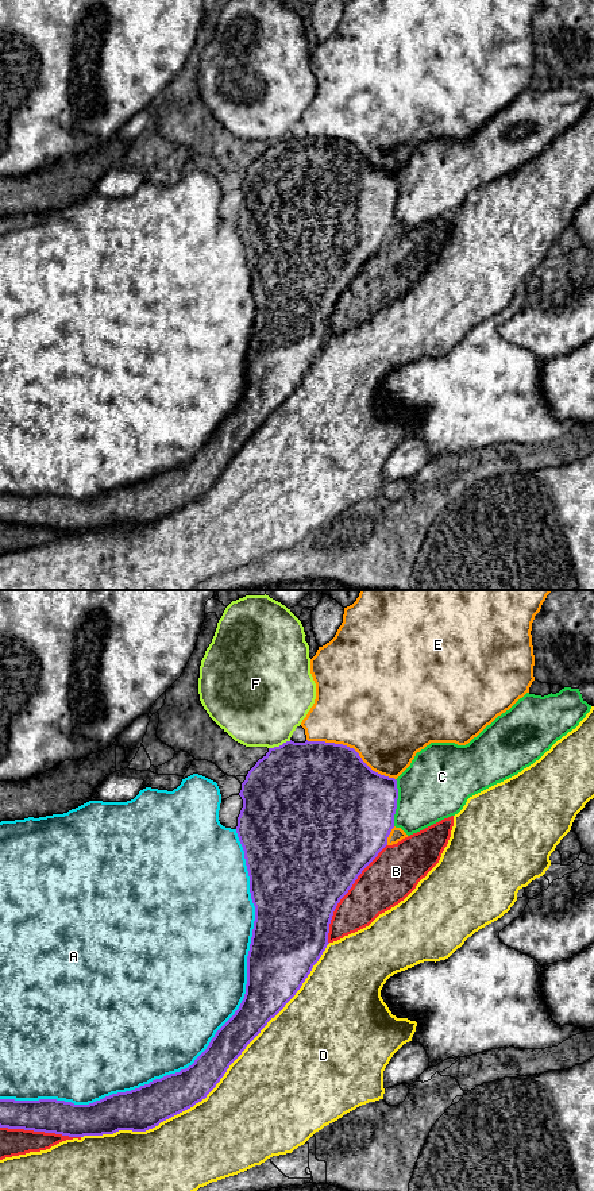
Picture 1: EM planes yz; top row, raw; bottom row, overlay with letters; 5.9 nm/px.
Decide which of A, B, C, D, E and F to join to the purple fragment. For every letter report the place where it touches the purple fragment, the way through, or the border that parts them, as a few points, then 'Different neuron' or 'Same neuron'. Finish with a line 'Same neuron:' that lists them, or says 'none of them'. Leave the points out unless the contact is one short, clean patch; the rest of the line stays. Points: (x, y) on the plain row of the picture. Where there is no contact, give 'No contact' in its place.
A: Touches purple at yz (209, 438). Different neuron
B: Touches purple at yz (346, 288). Different neuron
C: Touches purple at yz (396, 197). Different neuron
D: Touches purple at yz (219, 475). Different neuron
E: Touches purple at yz (351, 143). Different neuron
F: Touches purple at yz (280, 141). Boundary: yz (290, 135), (269, 143). Different neuron
Same neuron: none of them

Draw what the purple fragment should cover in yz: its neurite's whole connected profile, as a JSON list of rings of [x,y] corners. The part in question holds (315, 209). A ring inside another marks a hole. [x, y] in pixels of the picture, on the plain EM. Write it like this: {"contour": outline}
{"contour": [[[286,136],[256,157],[242,178],[243,203],[236,228],[244,246],[255,316],[247,351],[246,389],[235,409],[216,427],[207,444],[192,460],[155,474],[139,483],[112,489],[89,500],[57,494],[0,494],[0,523],[55,528],[69,532],[113,529],[119,525],[146,527],[193,502],[207,493],[230,460],[296,390],[319,356],[328,338],[329,319],[340,294],[362,266],[387,240],[394,223],[397,176],[373,166],[347,140],[325,136]]]}

